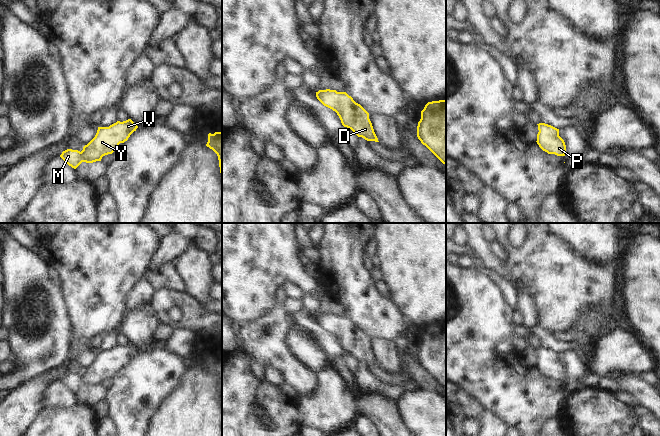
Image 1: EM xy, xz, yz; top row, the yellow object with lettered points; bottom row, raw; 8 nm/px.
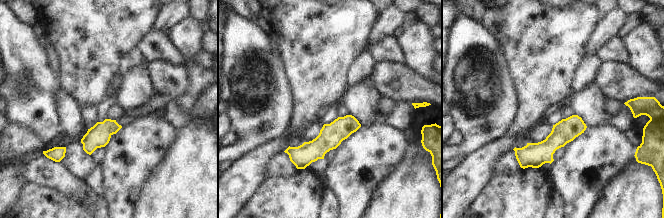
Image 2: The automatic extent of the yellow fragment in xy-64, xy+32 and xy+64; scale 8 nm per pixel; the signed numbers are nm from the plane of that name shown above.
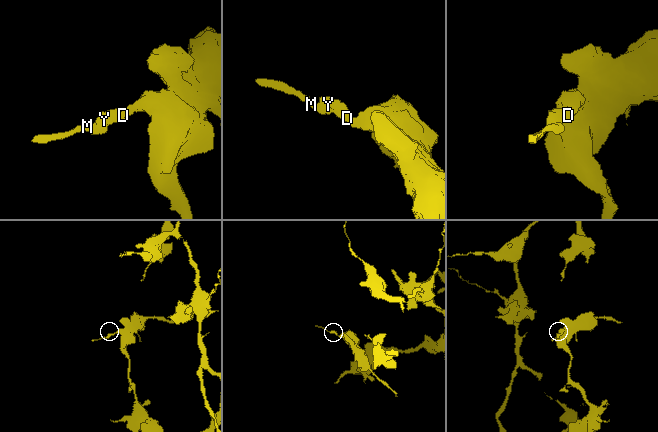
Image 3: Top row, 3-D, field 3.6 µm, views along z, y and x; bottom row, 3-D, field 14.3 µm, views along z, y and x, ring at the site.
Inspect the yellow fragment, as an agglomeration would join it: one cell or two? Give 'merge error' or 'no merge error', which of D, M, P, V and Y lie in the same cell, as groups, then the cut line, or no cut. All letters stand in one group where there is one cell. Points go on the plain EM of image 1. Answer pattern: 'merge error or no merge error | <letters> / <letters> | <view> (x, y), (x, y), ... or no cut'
no merge error | D M P V Y | no cut

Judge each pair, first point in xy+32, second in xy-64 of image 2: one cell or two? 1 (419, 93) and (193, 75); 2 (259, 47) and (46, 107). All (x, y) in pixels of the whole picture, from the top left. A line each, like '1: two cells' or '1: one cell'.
1: two cells
2: one cell

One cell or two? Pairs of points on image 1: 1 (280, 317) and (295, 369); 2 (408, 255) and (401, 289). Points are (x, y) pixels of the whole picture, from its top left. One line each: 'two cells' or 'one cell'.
1: one cell
2: one cell

